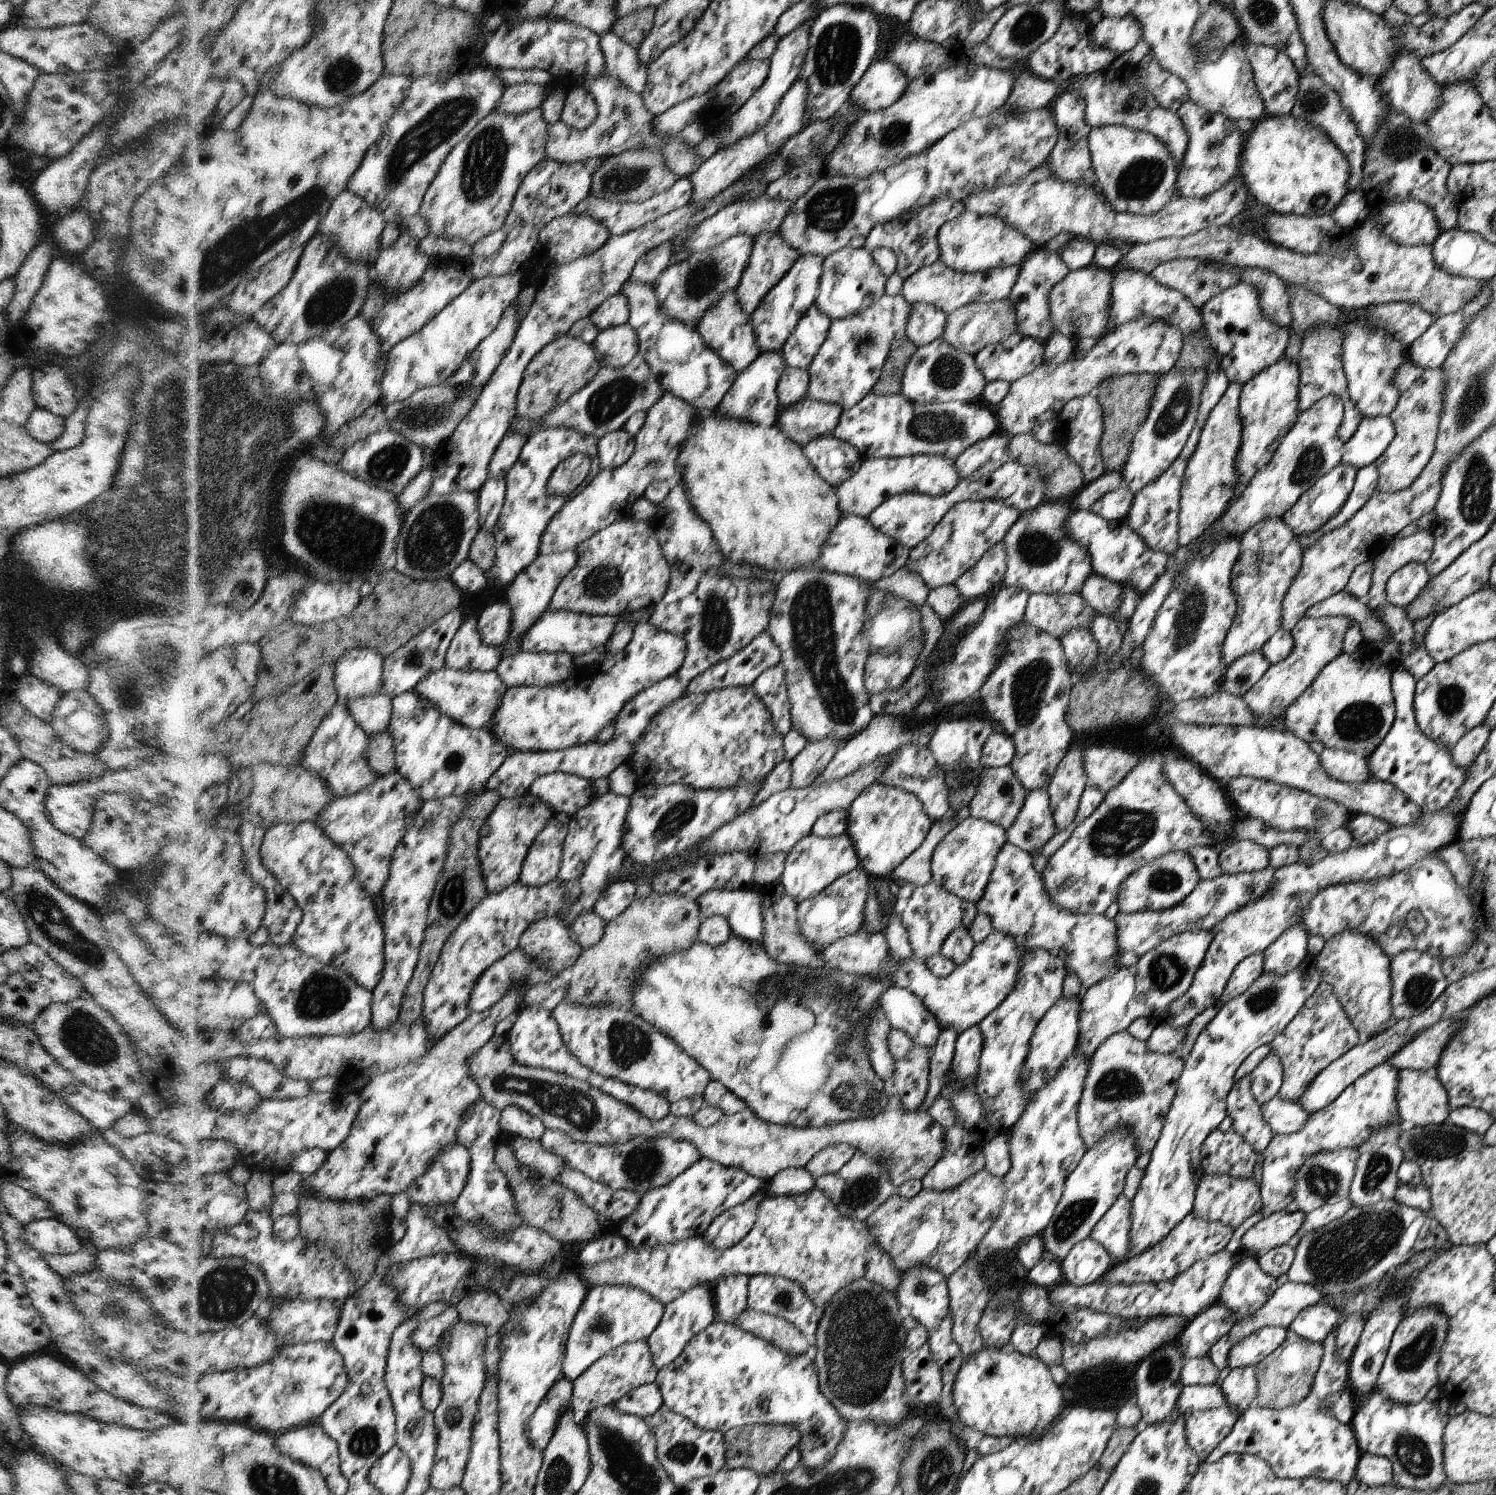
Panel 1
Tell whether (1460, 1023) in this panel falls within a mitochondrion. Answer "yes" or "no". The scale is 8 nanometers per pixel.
no

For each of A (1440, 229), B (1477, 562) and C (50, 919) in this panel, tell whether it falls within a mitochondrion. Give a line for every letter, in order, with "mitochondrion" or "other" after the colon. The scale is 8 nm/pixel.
A: other
B: other
C: mitochondrion

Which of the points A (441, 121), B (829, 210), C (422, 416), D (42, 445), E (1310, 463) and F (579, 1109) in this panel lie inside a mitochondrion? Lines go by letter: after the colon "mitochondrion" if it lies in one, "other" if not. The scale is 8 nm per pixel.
A: mitochondrion
B: mitochondrion
C: mitochondrion
D: other
E: mitochondrion
F: mitochondrion

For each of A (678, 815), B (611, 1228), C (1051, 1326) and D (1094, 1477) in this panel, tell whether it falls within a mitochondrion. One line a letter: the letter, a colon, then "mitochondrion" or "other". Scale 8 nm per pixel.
A: mitochondrion
B: other
C: other
D: other

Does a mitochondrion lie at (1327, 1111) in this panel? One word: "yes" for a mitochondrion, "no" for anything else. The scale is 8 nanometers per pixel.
no

